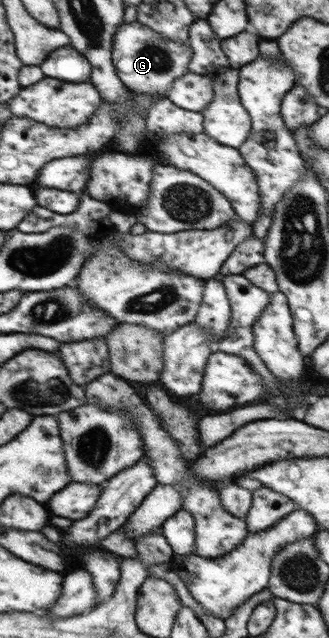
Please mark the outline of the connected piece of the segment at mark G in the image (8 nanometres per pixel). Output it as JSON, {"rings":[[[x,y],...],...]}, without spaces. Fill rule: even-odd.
{"rings":[[[137,20],[122,23],[113,37],[112,63],[123,84],[136,93],[152,97],[164,95],[172,87],[172,82],[189,71],[192,50],[187,42],[180,43],[166,39],[153,29]]]}

